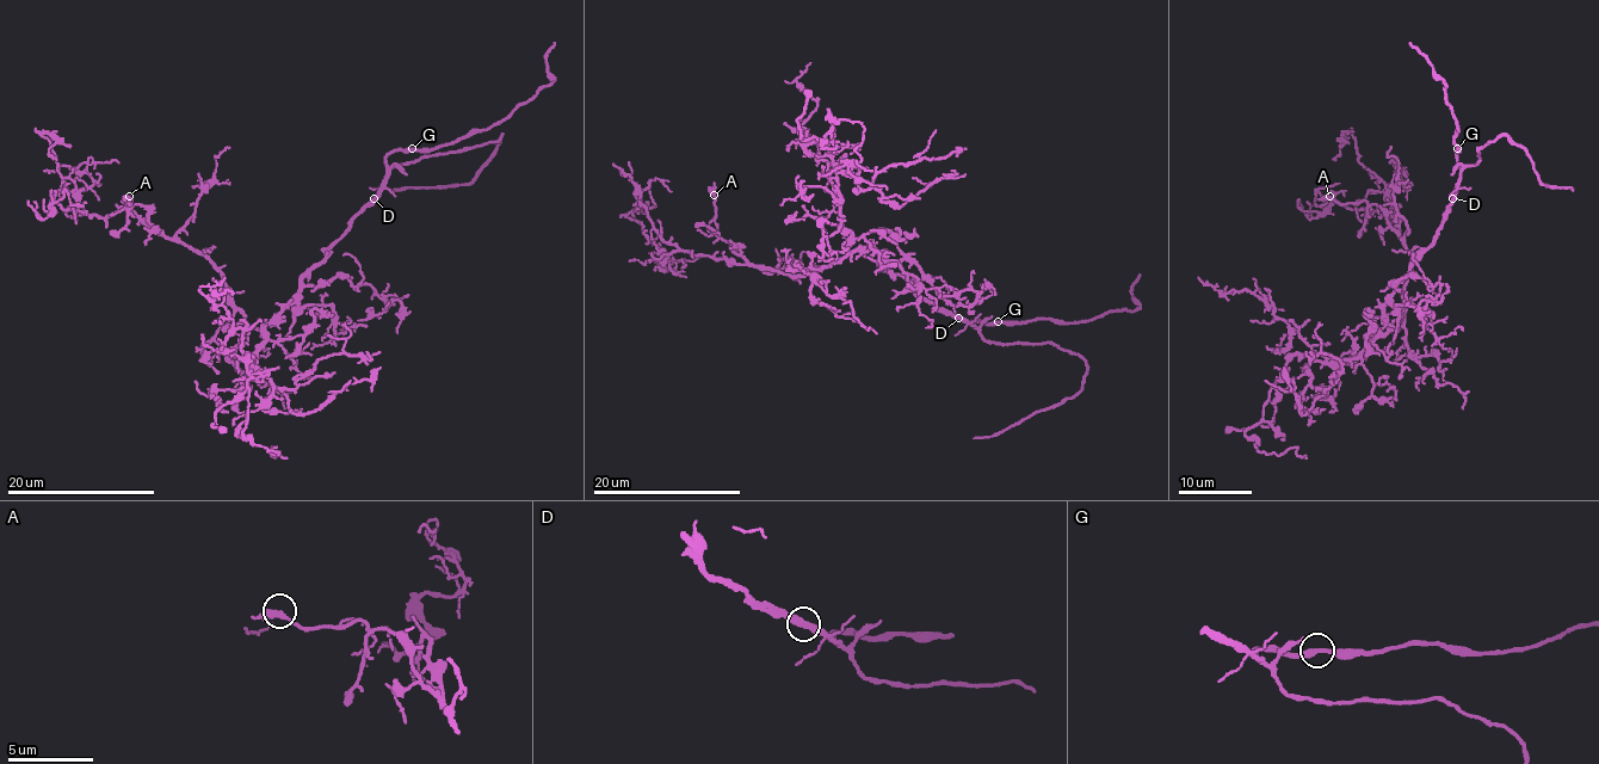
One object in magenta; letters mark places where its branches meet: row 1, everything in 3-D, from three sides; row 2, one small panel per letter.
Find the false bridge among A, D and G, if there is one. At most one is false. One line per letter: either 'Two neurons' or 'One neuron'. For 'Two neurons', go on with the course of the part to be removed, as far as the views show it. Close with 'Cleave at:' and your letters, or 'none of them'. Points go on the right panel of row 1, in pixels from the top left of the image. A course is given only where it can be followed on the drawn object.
A: One neuron
D: One neuron
G: One neuron
Cleave at: none of them

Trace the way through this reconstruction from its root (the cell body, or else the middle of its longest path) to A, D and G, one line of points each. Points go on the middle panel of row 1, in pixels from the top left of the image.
A: (886, 263), (870, 250), (854, 250), (846, 257), (802, 276), (786, 276), (753, 266), (716, 232), (714, 195)
D: (886, 263), (926, 301), (959, 318)
G: (886, 263), (919, 296), (955, 318), (970, 325), (971, 321), (998, 321)

